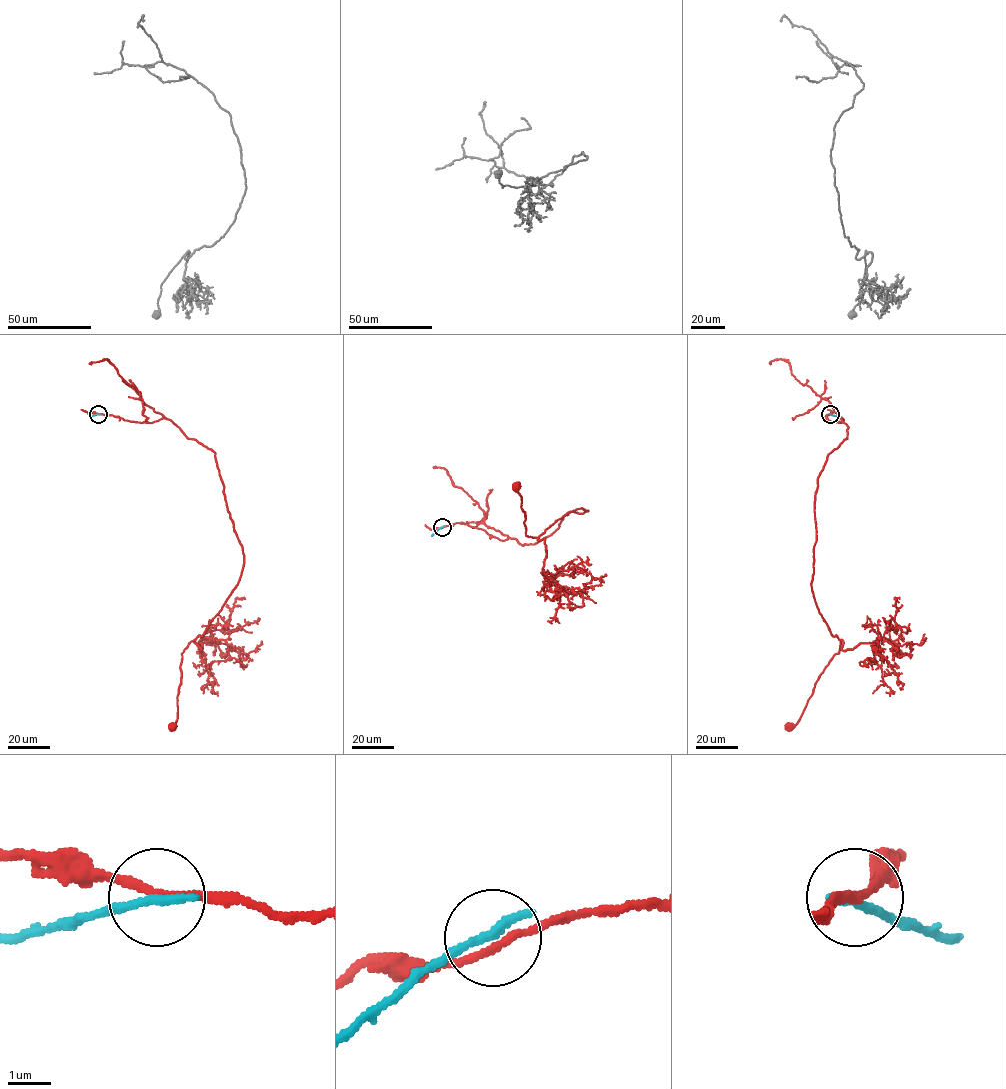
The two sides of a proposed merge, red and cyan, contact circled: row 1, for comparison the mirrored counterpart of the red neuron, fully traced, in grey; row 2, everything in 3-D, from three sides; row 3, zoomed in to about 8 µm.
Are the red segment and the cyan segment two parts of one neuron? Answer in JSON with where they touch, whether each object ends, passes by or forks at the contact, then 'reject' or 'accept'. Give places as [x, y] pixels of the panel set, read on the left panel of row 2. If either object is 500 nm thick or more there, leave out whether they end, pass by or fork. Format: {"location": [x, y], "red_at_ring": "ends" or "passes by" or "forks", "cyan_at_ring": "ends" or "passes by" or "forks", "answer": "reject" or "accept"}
{"location": [98, 414], "red_at_ring": "passes by", "cyan_at_ring": "ends", "answer": "reject"}

